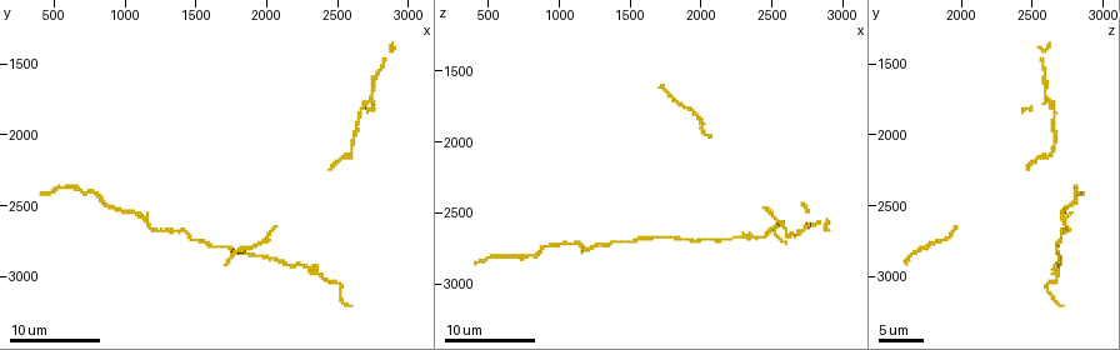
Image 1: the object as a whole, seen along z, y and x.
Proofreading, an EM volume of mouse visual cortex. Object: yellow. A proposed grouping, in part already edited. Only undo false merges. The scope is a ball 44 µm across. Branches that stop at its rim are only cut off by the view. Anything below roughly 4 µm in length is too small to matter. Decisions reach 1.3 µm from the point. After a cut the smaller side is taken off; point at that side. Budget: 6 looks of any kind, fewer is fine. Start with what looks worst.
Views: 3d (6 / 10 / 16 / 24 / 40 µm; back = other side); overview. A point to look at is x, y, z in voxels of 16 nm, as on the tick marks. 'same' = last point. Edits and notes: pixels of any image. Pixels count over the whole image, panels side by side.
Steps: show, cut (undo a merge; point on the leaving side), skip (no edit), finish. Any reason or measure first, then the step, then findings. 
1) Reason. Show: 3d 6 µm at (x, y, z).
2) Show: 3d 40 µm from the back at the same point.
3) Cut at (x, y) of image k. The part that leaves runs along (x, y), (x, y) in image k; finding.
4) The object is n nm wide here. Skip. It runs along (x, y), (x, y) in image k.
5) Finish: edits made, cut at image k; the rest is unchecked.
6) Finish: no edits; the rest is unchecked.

Show: 3d 6 µm at (2340, 2940, 2660).

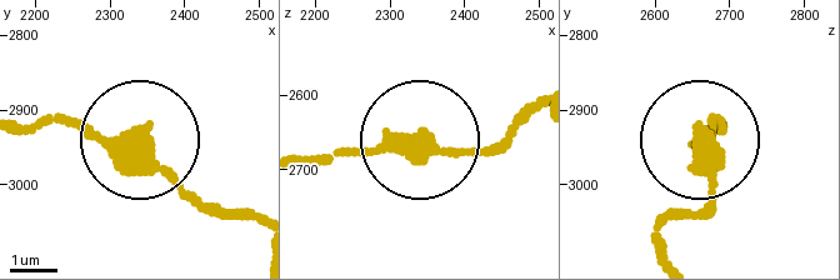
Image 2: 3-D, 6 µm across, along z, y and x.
Skip. It runs along (720, 123), (696, 135), (709, 215) in image 2; one neuron here.

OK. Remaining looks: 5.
Calibre changes. Show: 3d 16 µm at (2580, 2140, 2640).

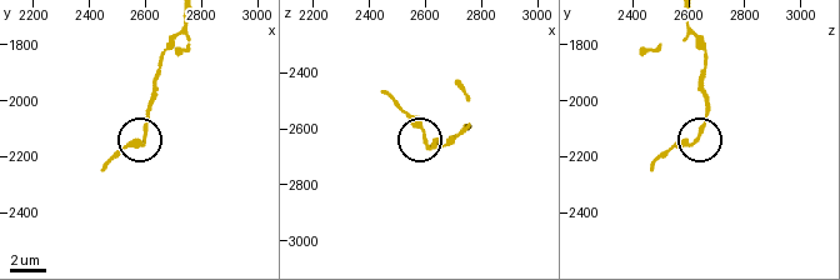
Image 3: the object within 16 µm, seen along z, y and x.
Closer look. Show: 3d 6 µm at (2600, 2140, 2640).

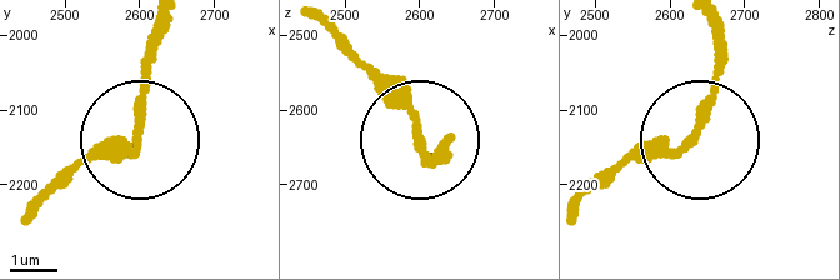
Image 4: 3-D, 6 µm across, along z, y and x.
Skip. All the same neuron.

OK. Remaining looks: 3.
Thick turns thin. Show: 3d 10 µm at (1400, 2660, 2720).

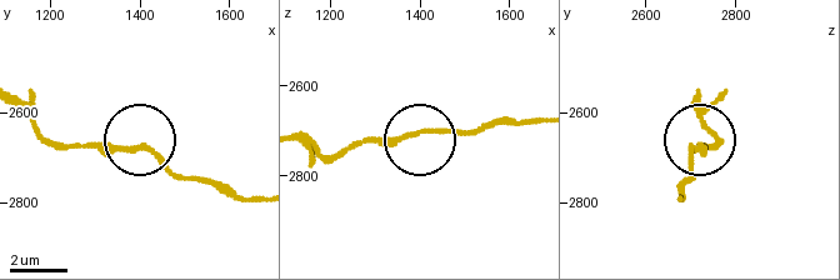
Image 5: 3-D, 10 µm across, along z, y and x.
Skip. It runs along (254, 198), (175, 174), (140, 145), (63, 148) in image 5; continuous, no second neuron.

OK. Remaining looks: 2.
Finish: no edits; the rest is unchecked.

